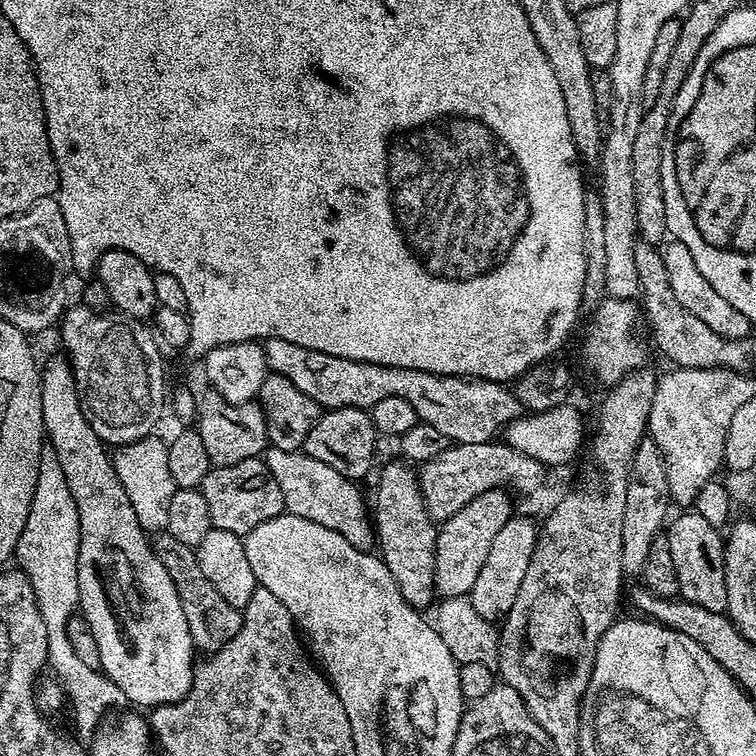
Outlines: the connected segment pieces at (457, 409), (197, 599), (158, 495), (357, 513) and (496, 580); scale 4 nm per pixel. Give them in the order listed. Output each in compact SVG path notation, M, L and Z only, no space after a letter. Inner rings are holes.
M282 338L263 341L264 353L269 369L277 376L290 378L302 394L310 394L321 409L362 408L371 410L374 402L382 402L382 398L406 398L414 412L418 414L420 423L434 426L449 441L458 444L486 444L495 441L508 427L511 420L521 415L522 409L515 391L503 383L494 380L474 380L470 376L439 376L426 370L410 370L398 366L382 366L370 362L358 362L350 358L334 358L334 354L322 354L322 350L306 350L306 346L294 346L294 342L282 342Z
M167 534L157 536L160 537L157 540L155 537L154 551L162 566L166 566L166 574L170 574L174 590L178 590L178 602L182 602L182 614L186 614L186 622L190 626L193 649L200 651L201 648L201 653L204 654L217 652L219 648L226 646L226 642L230 642L230 638L234 638L234 634L238 634L244 621L241 609L230 606L230 602L226 602L226 598L222 598L218 590L214 590L214 585L207 580L206 574L202 574L202 566L198 566L195 548L186 546L178 542L178 538Z
M153 434L142 440L135 440L133 444L119 445L110 456L112 469L118 474L118 482L122 482L126 498L130 498L135 523L141 524L145 530L166 529L170 498L177 490L174 478L170 478L168 445L163 439L160 441L158 436Z
M269 447L262 459L274 482L278 482L278 490L282 490L284 512L290 516L306 518L318 526L326 526L326 530L334 530L334 534L342 534L346 542L355 548L367 549L374 540L374 524L370 519L370 508L364 505L364 496L353 481L347 480L334 466L326 466L326 462L318 462L318 458L310 458L304 451L287 452Z
M513 514L498 530L498 535L490 546L490 554L486 554L486 562L482 565L482 574L478 574L478 582L474 582L470 599L474 610L482 619L491 622L499 621L508 615L510 606L514 606L514 598L518 594L518 586L522 586L522 578L526 574L526 566L530 566L530 558L534 554L537 521L532 521L528 516Z

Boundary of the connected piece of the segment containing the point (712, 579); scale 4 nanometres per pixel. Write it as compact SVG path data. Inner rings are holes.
M695 510L681 512L684 513L676 521L673 519L666 528L670 555L674 558L674 574L678 574L679 599L694 602L694 606L702 606L705 610L727 613L724 540L721 529L706 522L706 518L702 518L702 514Z

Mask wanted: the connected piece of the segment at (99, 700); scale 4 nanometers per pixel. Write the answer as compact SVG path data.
M46 442L40 451L38 482L34 486L34 498L26 514L26 526L22 526L22 534L18 538L14 560L26 578L30 578L30 586L34 588L34 598L38 602L38 614L42 614L42 623L46 625L47 667L56 671L55 679L62 685L70 708L72 704L72 716L80 731L79 739L88 742L101 727L100 719L115 704L123 705L125 698L122 690L118 690L118 686L114 686L114 682L110 682L110 678L106 678L99 668L86 666L74 654L67 638L67 623L77 615L80 606L79 545L78 506L74 506L70 486L66 486L66 474L62 474L58 454L54 454L54 446Z

